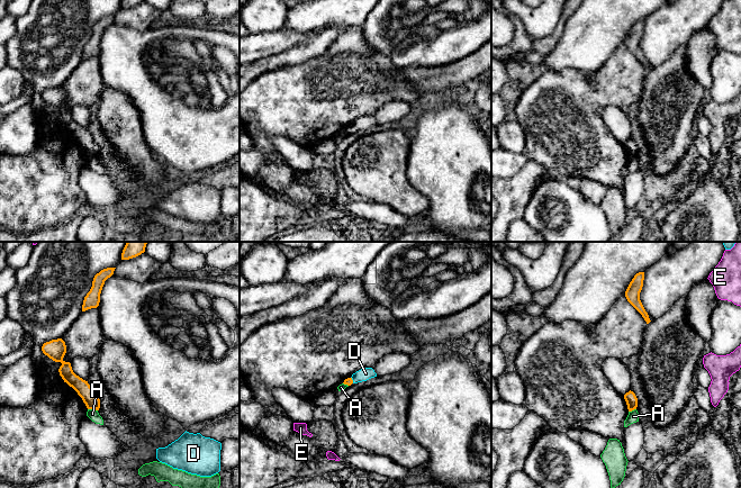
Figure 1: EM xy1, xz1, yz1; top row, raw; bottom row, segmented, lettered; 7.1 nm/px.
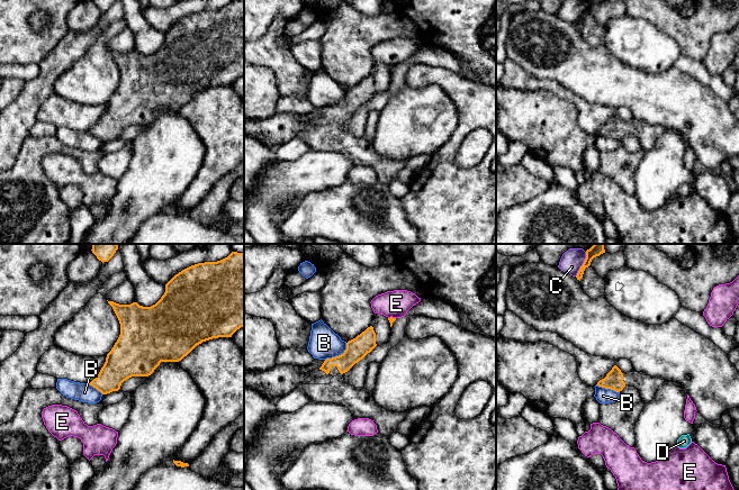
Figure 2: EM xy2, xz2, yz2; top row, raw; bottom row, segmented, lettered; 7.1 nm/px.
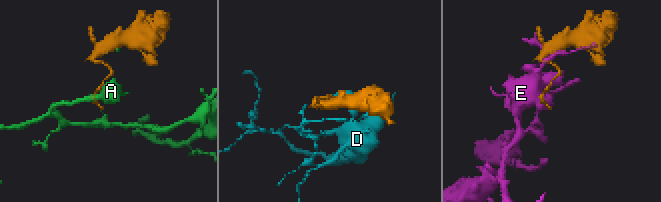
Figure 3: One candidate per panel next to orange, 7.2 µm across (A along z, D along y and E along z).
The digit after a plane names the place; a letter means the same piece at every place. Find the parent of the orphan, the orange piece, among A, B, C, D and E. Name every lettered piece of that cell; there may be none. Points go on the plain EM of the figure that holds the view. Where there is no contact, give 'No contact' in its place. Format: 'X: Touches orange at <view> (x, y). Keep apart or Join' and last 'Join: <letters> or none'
A: Touches orange at xy1 (92, 156). Keep apart
B: Touches orange at xz2 (339, 103). Keep apart
C: Touches orange at yz2 (583, 12). Keep apart
D: Touches orange at xz1 (352, 128). Keep apart
E: Touches orange at xz2 (391, 65). Keep apart
Join: none

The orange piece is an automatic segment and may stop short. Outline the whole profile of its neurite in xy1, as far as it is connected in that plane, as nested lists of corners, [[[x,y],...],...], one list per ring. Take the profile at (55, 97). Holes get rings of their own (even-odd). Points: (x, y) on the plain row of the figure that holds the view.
[[[62,87],[52,88],[43,92],[42,99],[53,109],[62,111],[58,117],[60,124],[64,130],[78,141],[87,156],[99,159],[100,147],[93,141],[88,129],[76,124],[72,118],[71,111],[63,108],[66,101],[65,90]]]

